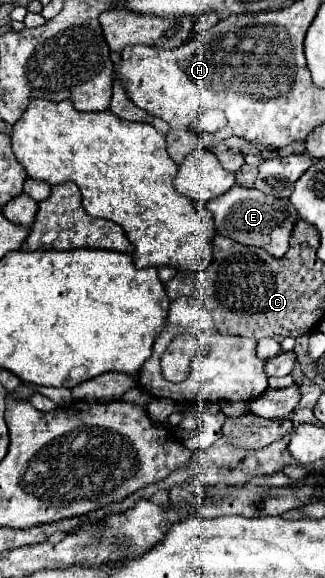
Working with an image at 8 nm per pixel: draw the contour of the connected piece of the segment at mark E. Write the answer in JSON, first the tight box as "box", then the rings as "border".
{"box":[207,186,299,258],"border":[[[233,186],[221,198],[213,198],[207,204],[207,210],[213,216],[217,234],[229,236],[247,246],[261,246],[277,258],[287,252],[289,234],[293,230],[293,224],[299,220],[295,208],[287,200],[263,194],[255,188],[241,188],[241,186]]]}

